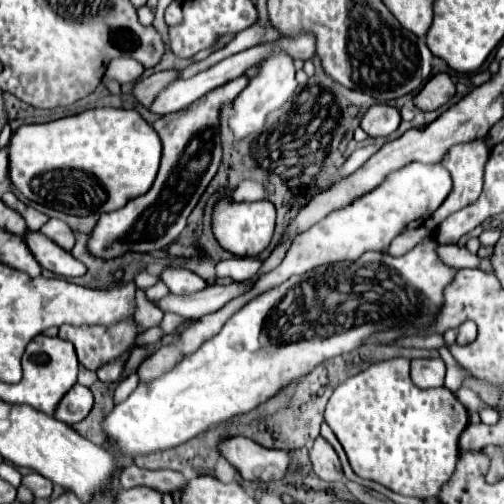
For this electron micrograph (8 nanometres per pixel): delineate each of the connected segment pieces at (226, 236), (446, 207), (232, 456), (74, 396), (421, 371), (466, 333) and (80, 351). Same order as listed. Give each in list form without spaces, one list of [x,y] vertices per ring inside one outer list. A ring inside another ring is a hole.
[[[223,199],[215,205],[213,213],[213,233],[223,249],[237,257],[257,257],[263,249],[269,247],[275,231],[275,207],[271,201],[255,201],[255,203],[233,203]]]
[[[475,139],[471,143],[455,145],[449,149],[441,163],[449,169],[453,177],[453,191],[443,201],[439,211],[435,211],[431,219],[425,221],[431,231],[453,211],[459,211],[477,201],[483,187],[483,165],[487,157],[489,149],[485,147],[483,139]]]
[[[245,437],[225,439],[219,445],[219,451],[247,481],[269,483],[275,479],[283,479],[291,463],[289,451],[267,449]]]
[[[77,383],[61,399],[61,403],[55,409],[55,415],[53,417],[59,419],[59,421],[63,421],[63,423],[75,425],[75,423],[83,421],[89,415],[91,407],[93,407],[93,393],[91,393],[91,389]]]
[[[441,357],[437,359],[413,359],[411,361],[411,379],[421,389],[441,387],[445,379],[445,363]]]
[[[465,321],[459,329],[457,329],[457,343],[459,345],[467,345],[471,341],[475,341],[477,337],[477,327],[473,321]]]
[[[133,319],[121,321],[113,327],[101,327],[101,325],[91,325],[91,327],[61,325],[59,327],[59,337],[73,343],[79,363],[83,363],[91,371],[119,357],[135,341],[139,333],[141,329],[135,325]]]

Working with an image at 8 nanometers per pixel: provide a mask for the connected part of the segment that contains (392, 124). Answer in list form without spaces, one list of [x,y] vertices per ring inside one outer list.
[[[373,105],[361,119],[361,129],[377,139],[377,137],[387,137],[391,135],[401,123],[401,115],[395,107],[391,105]]]

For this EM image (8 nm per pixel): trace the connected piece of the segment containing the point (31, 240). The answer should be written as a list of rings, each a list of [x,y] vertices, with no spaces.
[[[29,231],[29,235],[25,235],[25,243],[39,265],[59,277],[79,277],[87,271],[85,265],[77,261],[69,251],[61,249],[57,243],[51,243],[51,239],[39,231]]]

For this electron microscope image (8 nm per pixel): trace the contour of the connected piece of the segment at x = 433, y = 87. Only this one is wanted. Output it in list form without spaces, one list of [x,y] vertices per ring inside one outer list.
[[[437,73],[433,79],[425,83],[425,87],[415,95],[413,103],[421,111],[435,111],[445,105],[455,95],[455,85],[447,73]]]

